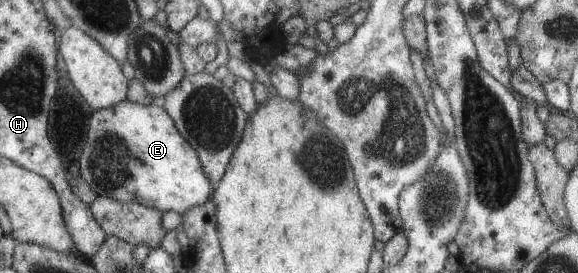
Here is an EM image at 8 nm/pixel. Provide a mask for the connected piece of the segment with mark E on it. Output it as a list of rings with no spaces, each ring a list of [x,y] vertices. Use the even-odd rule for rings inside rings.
[[[122,100],[112,107],[97,109],[91,113],[85,148],[79,156],[81,178],[99,197],[111,197],[121,202],[135,201],[158,211],[181,214],[198,204],[203,204],[211,194],[208,176],[201,168],[194,148],[175,128],[165,109],[157,105],[142,105]]]

